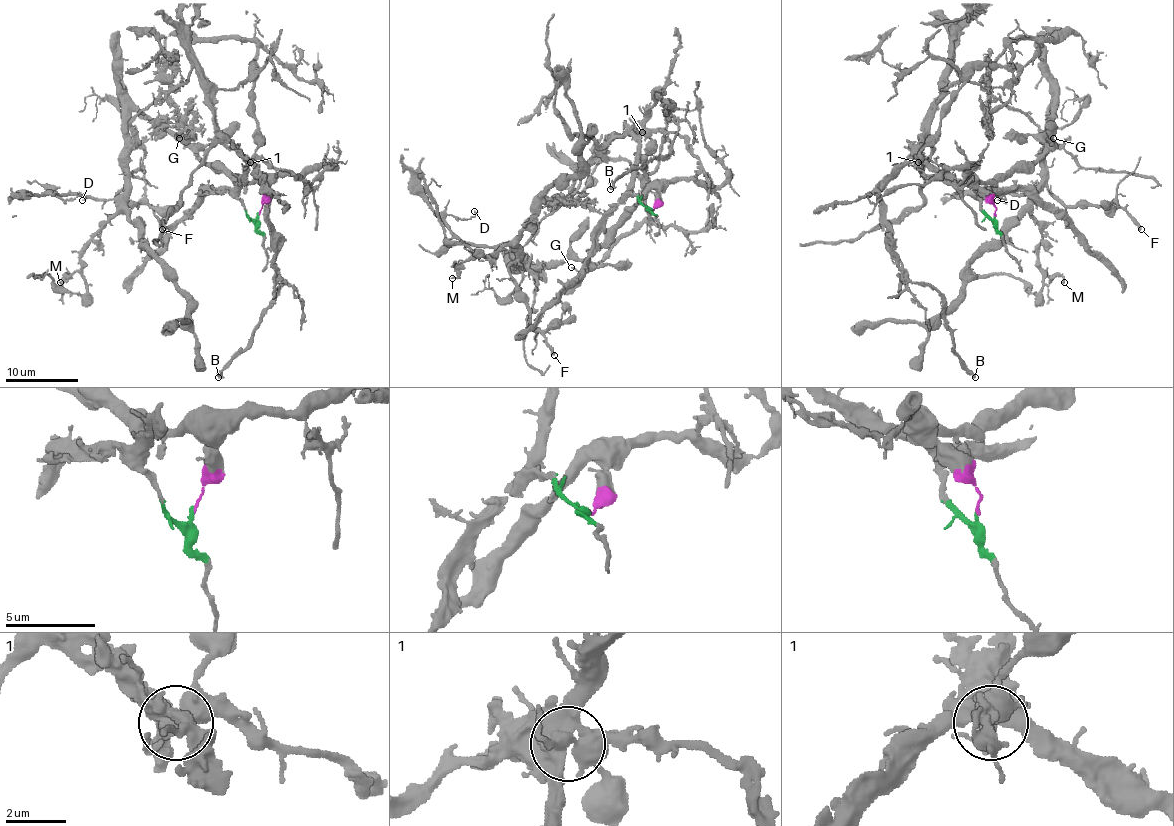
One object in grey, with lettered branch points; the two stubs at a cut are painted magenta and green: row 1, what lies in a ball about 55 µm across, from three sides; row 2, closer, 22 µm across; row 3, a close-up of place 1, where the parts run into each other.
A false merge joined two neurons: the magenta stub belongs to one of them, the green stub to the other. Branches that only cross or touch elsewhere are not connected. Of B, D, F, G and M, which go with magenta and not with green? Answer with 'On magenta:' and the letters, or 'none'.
On magenta: D, F, G, M

